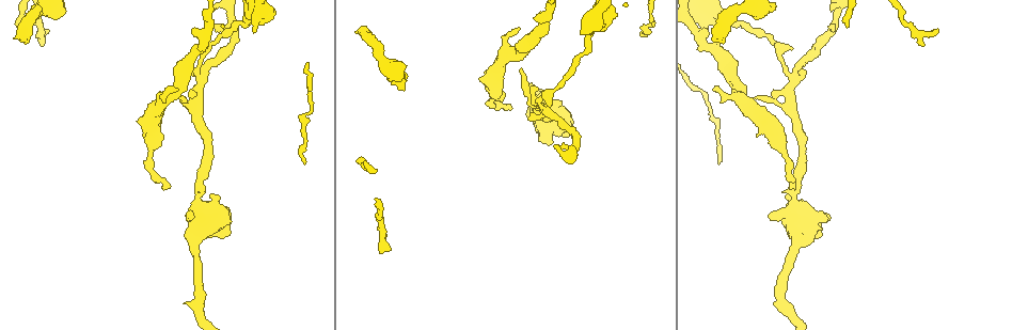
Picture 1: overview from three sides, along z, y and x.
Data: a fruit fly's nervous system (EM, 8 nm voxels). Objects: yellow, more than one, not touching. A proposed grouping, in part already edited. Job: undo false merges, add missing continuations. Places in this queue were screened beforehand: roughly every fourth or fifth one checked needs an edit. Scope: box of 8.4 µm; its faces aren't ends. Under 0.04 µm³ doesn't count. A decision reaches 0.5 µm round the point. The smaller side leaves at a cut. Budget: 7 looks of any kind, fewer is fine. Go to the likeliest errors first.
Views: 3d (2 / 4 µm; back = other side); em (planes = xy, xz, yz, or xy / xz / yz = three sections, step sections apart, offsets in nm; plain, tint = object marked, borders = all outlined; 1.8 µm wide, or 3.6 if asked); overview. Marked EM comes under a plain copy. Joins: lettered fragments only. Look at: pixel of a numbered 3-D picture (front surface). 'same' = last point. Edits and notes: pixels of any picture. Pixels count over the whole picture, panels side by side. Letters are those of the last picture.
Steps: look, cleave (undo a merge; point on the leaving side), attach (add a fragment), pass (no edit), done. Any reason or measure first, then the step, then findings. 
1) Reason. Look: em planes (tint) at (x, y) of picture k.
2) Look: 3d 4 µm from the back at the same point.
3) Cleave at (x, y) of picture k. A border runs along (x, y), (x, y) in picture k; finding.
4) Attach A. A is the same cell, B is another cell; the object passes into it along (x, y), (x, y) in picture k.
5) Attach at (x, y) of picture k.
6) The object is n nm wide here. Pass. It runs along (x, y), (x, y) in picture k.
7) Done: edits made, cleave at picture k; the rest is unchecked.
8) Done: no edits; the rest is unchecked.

Free end. Look: em yz step 4 (tint) at (716, 37) of picture 1.

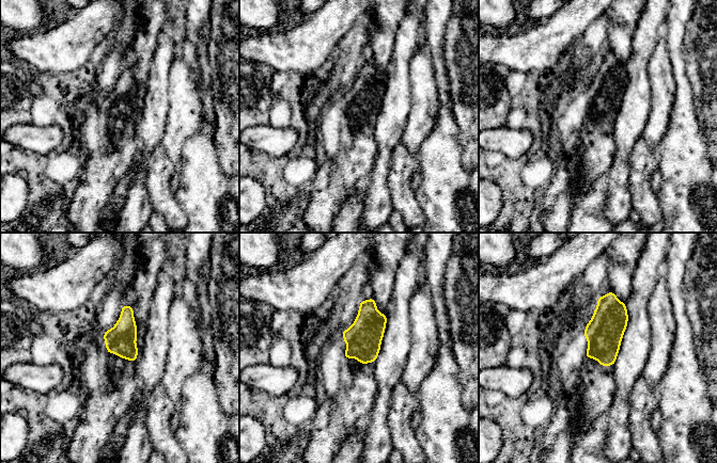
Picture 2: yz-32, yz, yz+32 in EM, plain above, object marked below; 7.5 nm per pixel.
Look: em planes (borders) at the same point.

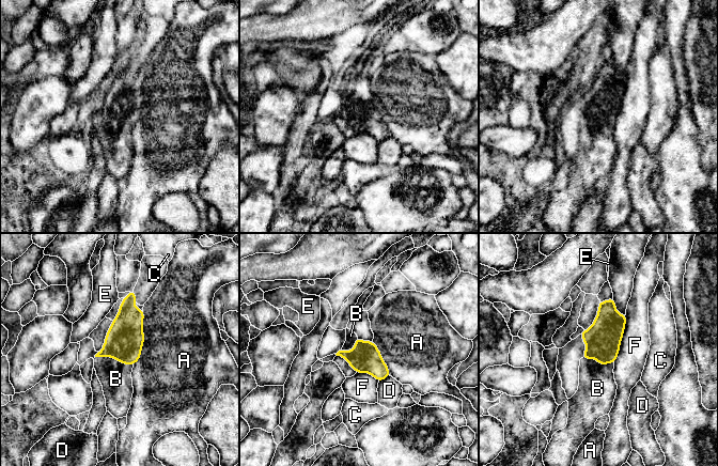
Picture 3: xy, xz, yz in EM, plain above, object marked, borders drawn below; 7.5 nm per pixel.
The longest contact is with A, 420 nm. Attach B. B is the same cell, A, C, D, E and F are other cells; the object passes into it along (125, 338), (114, 358), (115, 378) in picture 3; it goes on there.

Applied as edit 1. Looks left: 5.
Branch stops here. Look: 3d 4 µm at (518, 30) of picture 1.

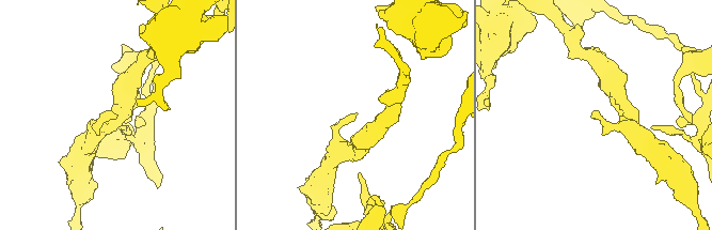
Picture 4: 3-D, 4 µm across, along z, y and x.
Look: em xz step 4 (tint) at (114, 113) of picture 4.

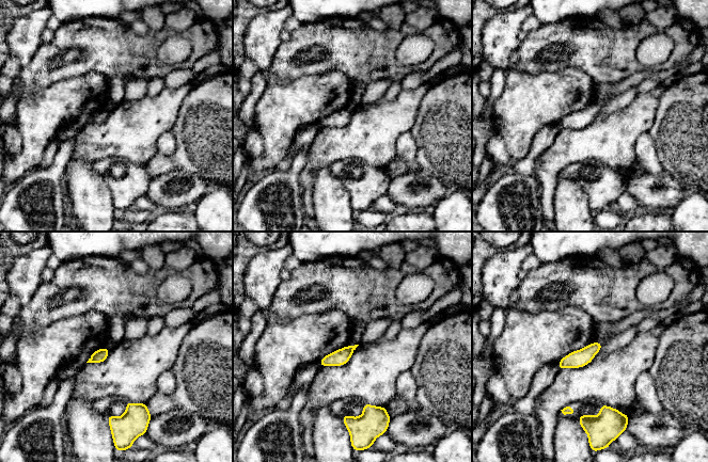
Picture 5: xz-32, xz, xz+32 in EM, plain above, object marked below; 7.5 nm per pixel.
Another direction. Look: em planes (borders) at the same point.

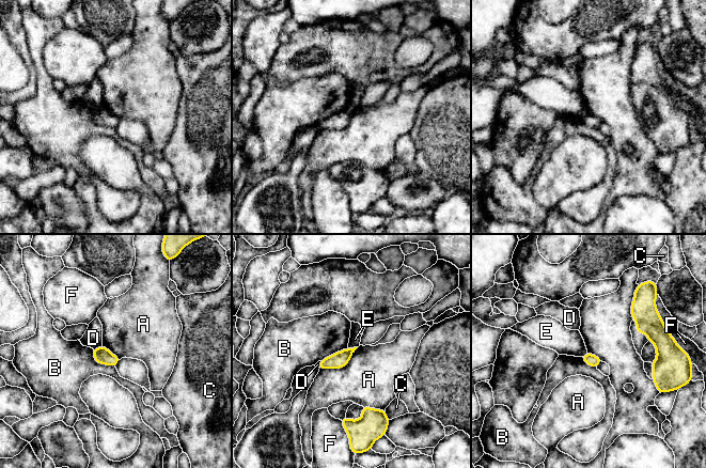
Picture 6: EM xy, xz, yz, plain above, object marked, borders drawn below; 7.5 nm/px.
The longest contact is with A, 340 nm. Pass. A, B, C, D, E and F are other cells; none of them fits.

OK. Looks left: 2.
Stops while still wide. Look: 3d 2 µm at (771, 218) of picture 1.

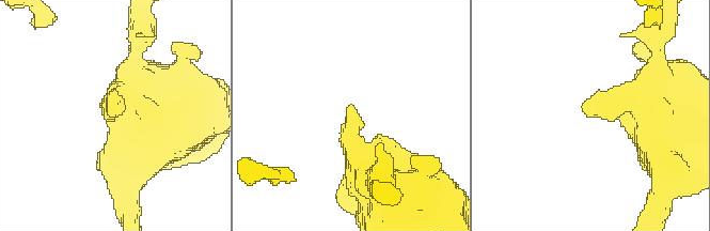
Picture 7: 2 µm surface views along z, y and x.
Shape alone is not enough. Look: em planes (borders) at (588, 114) of picture 7.

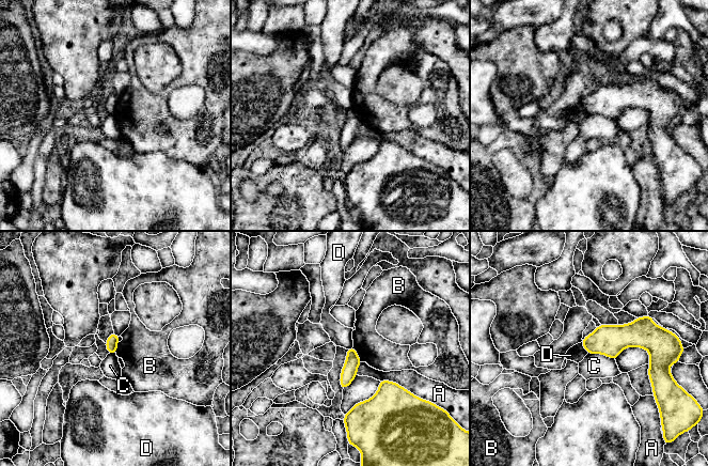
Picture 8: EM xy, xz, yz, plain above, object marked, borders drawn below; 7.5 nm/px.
The longest contact is with A, 280 nm. Pass. A, B, C and D are other cells; a border runs along (581, 342), (587, 353) in picture 8; none of them fits.

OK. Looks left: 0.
Done: edits made, attach at picture 3; the rest is unchecked.

